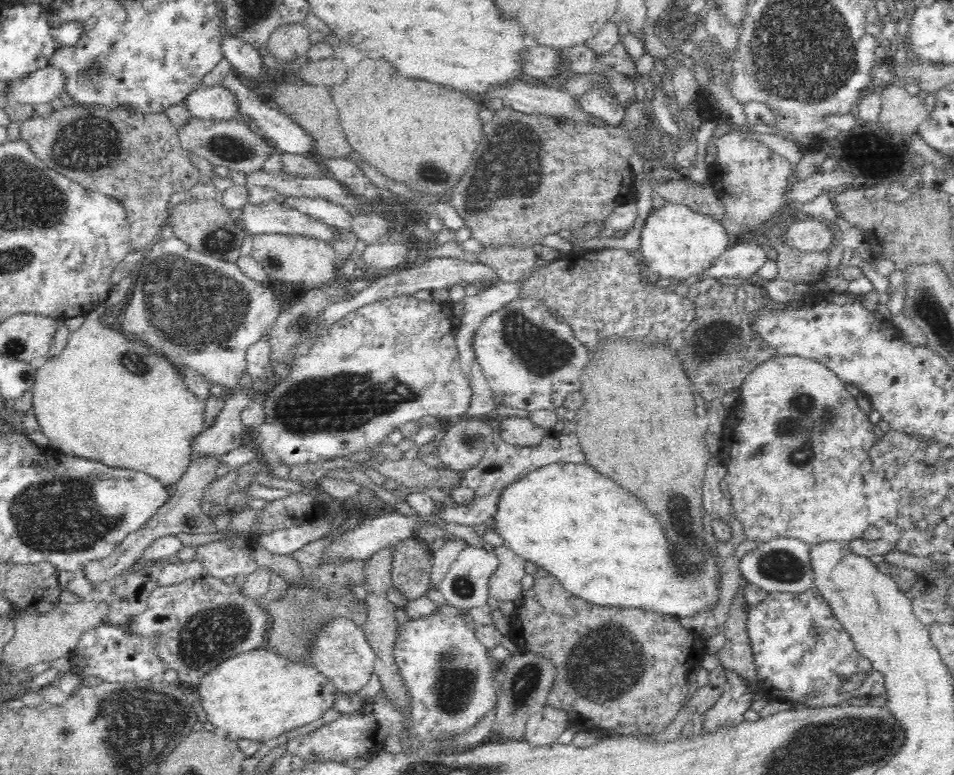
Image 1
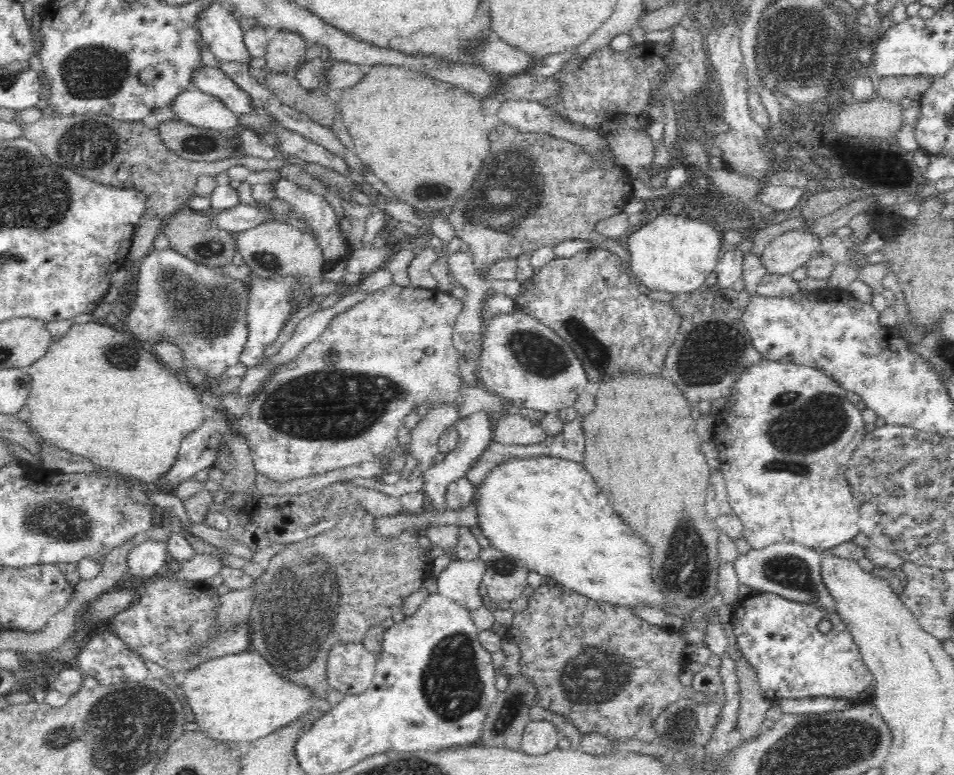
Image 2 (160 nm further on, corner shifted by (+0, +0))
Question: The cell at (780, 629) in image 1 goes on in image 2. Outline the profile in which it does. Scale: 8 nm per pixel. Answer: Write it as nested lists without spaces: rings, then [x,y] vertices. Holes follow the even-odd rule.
[[[757,592],[744,598],[732,624],[739,648],[757,673],[760,687],[770,700],[826,696],[855,701],[876,688],[875,677],[864,665],[858,646],[835,610],[788,600],[771,592]],[[824,618],[832,624],[827,633],[818,629]]]

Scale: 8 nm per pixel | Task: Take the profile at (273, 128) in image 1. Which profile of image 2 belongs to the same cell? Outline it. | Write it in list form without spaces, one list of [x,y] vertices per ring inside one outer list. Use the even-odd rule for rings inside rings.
[[[205,67],[194,74],[194,85],[202,92],[212,93],[222,99],[226,106],[240,116],[249,116],[254,112],[252,96],[245,92],[226,72],[219,67]]]

